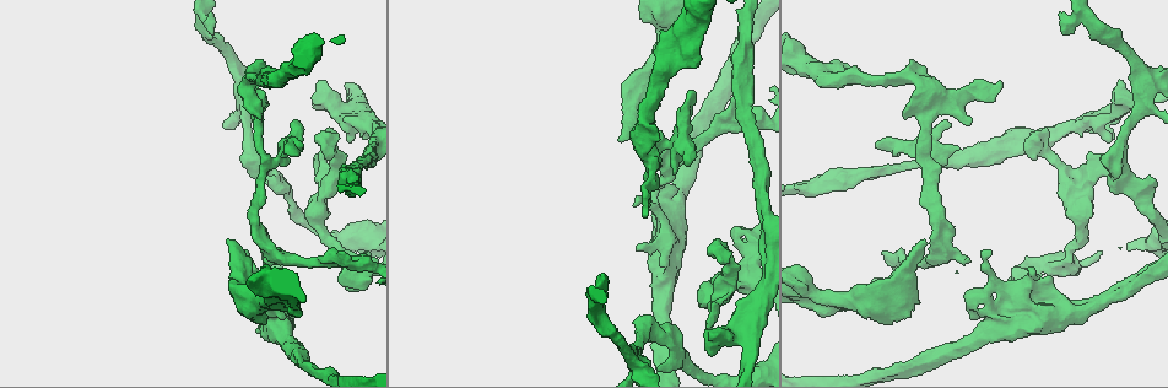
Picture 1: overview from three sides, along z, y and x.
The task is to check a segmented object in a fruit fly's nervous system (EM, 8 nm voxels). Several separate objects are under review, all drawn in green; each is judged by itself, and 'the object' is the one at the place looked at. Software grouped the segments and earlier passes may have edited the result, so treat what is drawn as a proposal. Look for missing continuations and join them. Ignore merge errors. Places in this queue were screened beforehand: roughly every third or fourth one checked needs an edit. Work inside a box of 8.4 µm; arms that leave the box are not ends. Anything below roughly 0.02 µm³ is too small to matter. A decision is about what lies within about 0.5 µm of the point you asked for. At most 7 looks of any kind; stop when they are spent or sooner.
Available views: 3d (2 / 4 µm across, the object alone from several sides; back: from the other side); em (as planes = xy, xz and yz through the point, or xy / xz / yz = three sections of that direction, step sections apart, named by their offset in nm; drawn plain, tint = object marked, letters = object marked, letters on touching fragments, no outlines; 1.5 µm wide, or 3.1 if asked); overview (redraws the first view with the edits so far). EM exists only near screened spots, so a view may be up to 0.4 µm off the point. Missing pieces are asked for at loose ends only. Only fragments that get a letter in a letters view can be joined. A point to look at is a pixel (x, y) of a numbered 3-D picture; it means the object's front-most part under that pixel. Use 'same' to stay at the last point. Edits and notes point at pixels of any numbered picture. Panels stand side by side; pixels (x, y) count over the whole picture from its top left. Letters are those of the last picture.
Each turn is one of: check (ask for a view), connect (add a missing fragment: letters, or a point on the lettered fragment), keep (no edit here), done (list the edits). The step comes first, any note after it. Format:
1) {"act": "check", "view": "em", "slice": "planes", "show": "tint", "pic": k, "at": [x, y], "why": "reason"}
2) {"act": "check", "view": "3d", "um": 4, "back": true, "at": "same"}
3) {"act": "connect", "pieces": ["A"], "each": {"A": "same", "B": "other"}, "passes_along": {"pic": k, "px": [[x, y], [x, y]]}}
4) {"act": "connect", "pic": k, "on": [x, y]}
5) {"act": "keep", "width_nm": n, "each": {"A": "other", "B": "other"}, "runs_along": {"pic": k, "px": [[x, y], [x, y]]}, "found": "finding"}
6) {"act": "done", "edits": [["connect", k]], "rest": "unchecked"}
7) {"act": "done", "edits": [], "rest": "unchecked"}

{"act": "check", "view": "em", "slice": "planes", "show": "letters", "pic": 1, "at": [619, 140], "why": "an open end"}

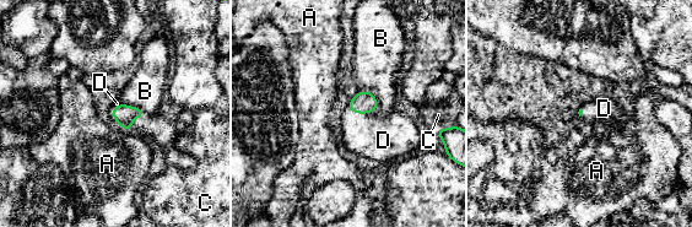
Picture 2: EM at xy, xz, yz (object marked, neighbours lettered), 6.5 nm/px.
{"act": "connect", "pieces": ["D"], "each": {"A": "other", "B": "other", "C": "other", "D": "same"}, "found": "the cell continues"}

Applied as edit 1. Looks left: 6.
{"act": "check", "view": "overview", "why": "see it whole again"}

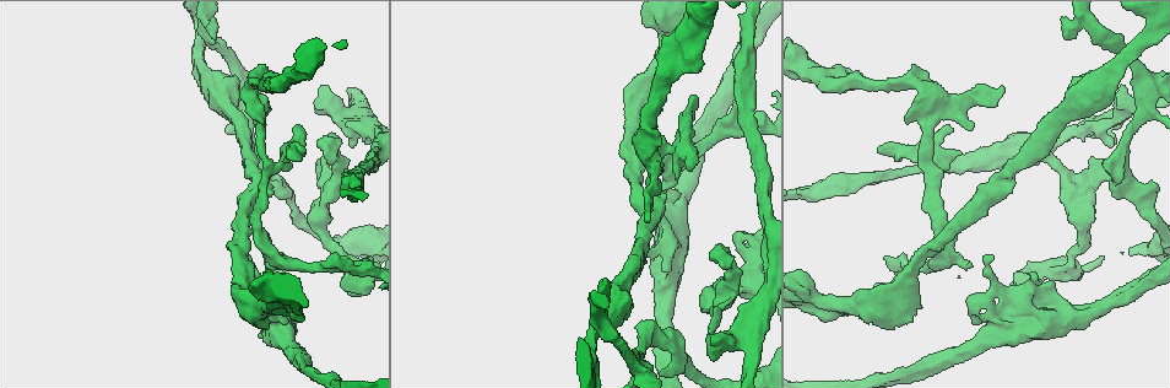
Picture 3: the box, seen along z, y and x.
{"act": "check", "view": "em", "slice": "planes", "show": "letters", "pic": 3, "at": [888, 263], "why": "free end"}

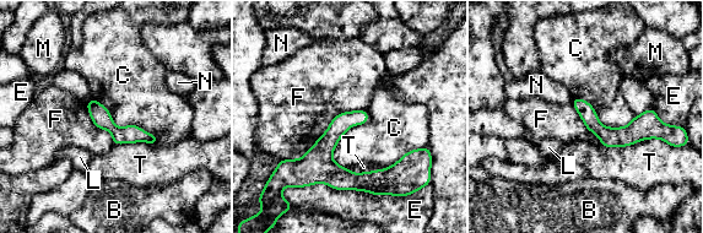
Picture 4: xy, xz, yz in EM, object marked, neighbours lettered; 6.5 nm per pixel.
{"act": "keep", "each": {"B": "other", "C": "other", "E": "other", "F": "other", "L": "other", "M": "other", "N": "other", "T": "other"}, "runs_along": {"pic": 4, "px": [[576, 102], [605, 134], [658, 130]]}, "found": "no lettered fragment goes on from it"}

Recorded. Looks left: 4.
{"act": "check", "view": "3d", "um": 4, "pic": 3, "at": [969, 130], "why": "branch stops here"}

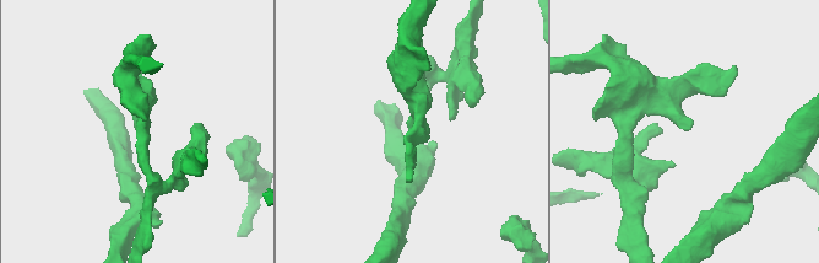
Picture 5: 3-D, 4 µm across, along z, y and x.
{"act": "check", "view": "em", "slice": "planes", "show": "letters", "pic": 5, "at": [685, 130], "why": "need the tissue"}

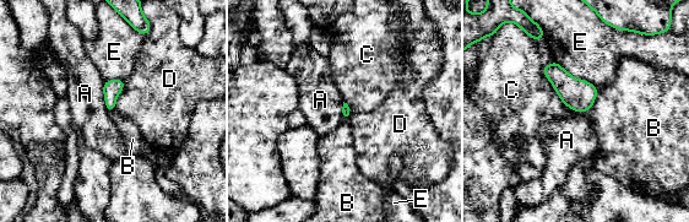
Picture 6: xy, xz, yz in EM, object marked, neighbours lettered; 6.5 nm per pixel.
{"act": "keep", "each": {"A": "other", "B": "other", "C": "other", "D": "other", "E": "other"}, "border": {"pic": 6, "px": [[104, 81], [103, 98], [108, 112]]}, "found": "no lettered fragment goes on from it"}

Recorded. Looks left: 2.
{"act": "done", "edits": [["connect", 2]], "rest": "unchecked"}

